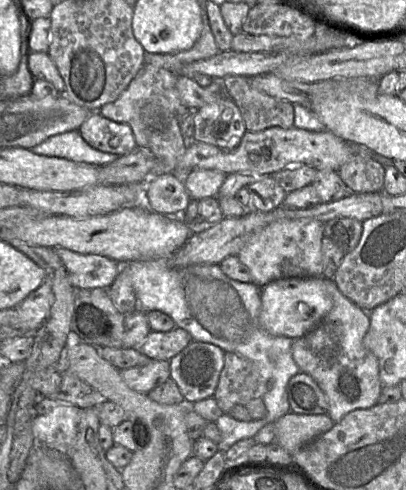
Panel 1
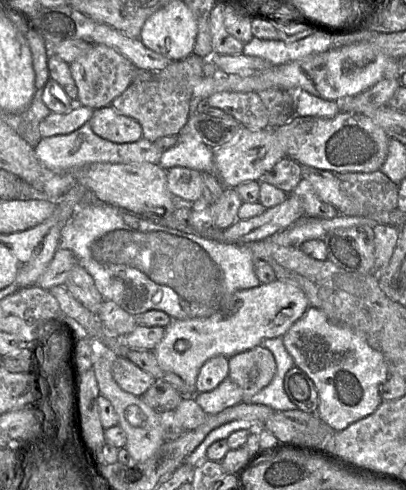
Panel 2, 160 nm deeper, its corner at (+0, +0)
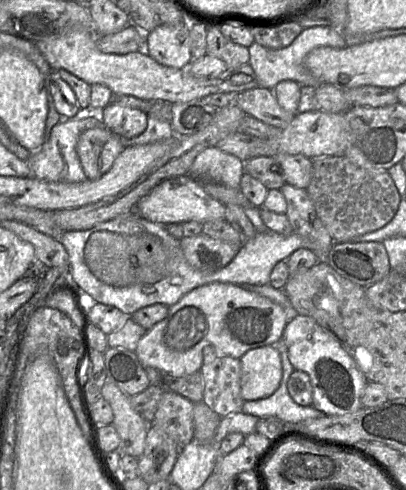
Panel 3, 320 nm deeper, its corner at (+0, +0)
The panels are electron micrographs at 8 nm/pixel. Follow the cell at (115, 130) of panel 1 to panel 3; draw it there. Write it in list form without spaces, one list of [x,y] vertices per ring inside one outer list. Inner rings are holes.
[[[110,103],[102,109],[102,122],[113,133],[133,138],[146,130],[148,115],[131,106]]]

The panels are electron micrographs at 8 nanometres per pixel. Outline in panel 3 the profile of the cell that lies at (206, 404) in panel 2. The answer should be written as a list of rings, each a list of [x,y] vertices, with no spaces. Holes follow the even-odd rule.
[[[266,345],[246,352],[240,358],[241,396],[244,401],[271,396],[282,378],[280,353],[274,345]]]

